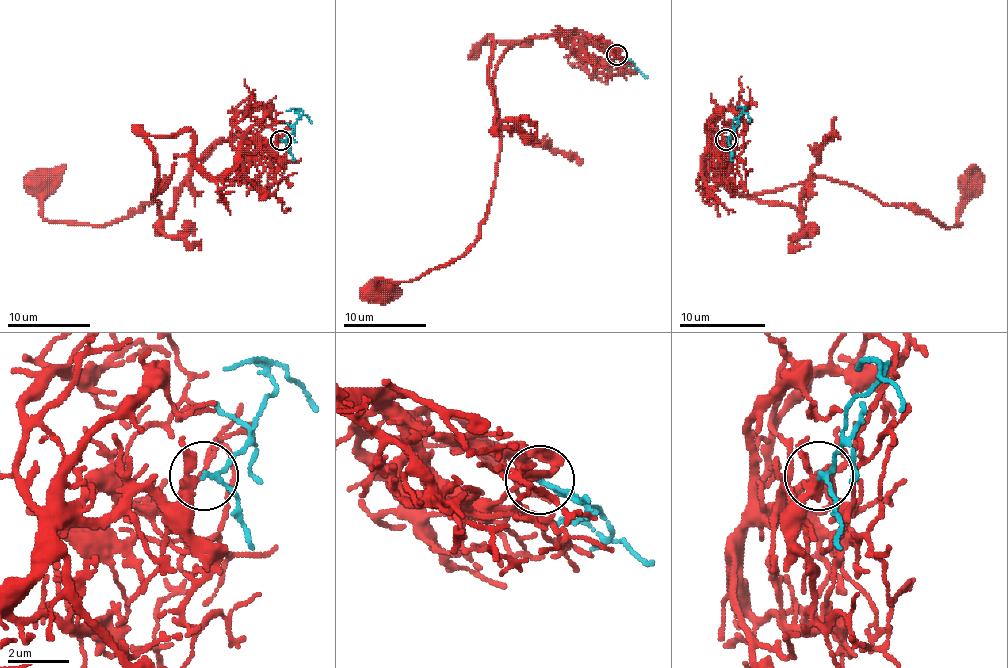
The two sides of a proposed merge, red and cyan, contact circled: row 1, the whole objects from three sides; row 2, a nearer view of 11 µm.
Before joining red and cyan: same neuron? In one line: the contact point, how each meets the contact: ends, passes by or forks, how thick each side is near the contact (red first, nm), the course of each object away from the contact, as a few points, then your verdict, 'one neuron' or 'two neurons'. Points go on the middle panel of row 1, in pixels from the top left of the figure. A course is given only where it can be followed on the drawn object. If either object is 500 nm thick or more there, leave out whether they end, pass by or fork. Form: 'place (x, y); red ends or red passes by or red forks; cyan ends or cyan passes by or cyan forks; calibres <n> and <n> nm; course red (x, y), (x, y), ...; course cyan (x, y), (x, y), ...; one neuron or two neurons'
place (616, 54); red passes by; cyan passes by; calibres 300 and 120 nm; course red (616, 55), (576, 34), (489, 36), (499, 157), (479, 238), (375, 290); course cyan (616, 55), (630, 61), (635, 71), (628, 65), (622, 65); one neuron

